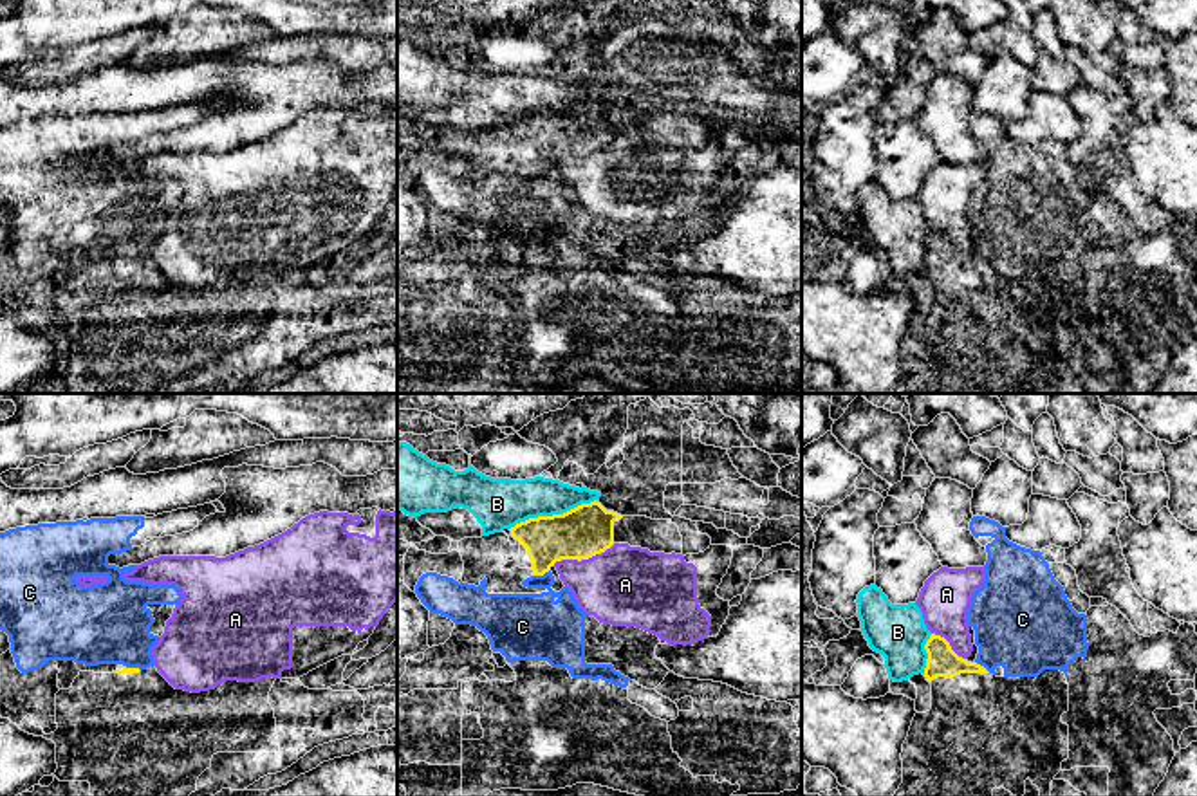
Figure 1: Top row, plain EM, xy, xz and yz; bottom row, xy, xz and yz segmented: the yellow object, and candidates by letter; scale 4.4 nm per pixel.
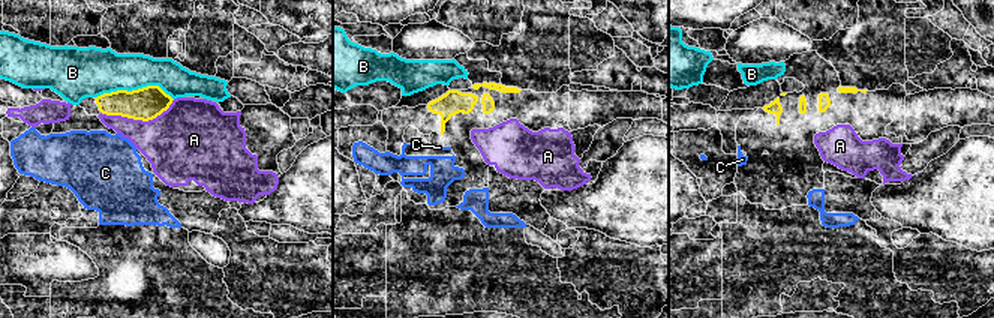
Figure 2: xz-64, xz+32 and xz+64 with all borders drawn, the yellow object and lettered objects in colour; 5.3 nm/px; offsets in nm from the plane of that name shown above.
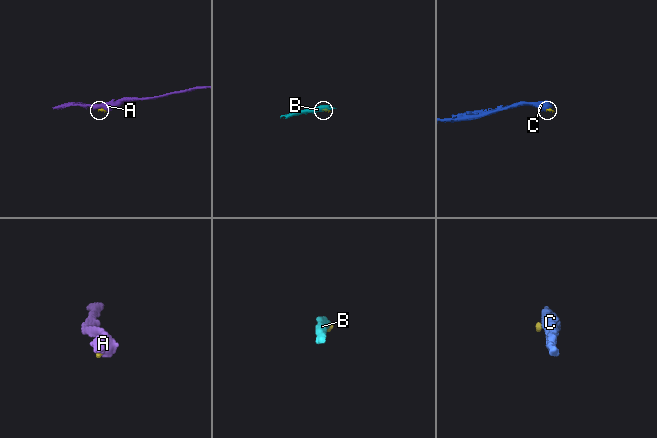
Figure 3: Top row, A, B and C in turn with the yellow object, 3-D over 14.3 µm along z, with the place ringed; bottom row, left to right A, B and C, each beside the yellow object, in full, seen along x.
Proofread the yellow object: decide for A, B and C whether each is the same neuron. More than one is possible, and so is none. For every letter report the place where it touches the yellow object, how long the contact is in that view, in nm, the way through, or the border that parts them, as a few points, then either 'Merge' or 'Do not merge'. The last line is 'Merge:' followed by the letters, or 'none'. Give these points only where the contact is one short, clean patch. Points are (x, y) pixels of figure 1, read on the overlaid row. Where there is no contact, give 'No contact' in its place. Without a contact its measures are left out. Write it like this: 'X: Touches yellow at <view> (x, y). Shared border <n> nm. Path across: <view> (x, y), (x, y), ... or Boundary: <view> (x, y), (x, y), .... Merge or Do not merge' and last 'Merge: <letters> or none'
A: Touches yellow at xz (584, 558). Shared border 300 nm. Do not merge
B: Touches yellow at xz (553, 515). Shared border 400 nm. Boundary: xz (593, 500), (562, 513), (529, 517), (510, 529). Do not merge
C: Touches yellow at xz (540, 574). Shared border 90 nm. Boundary: xz (549, 569), (533, 576). Do not merge
Merge: none

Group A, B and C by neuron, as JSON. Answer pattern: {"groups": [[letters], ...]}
{"groups": [["A"], ["B"], ["C"]]}

